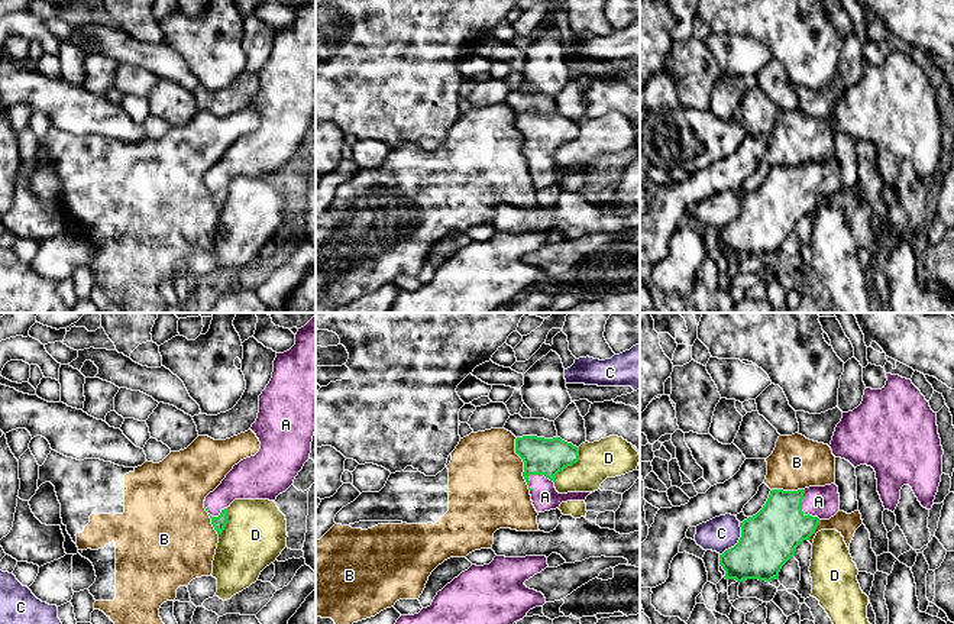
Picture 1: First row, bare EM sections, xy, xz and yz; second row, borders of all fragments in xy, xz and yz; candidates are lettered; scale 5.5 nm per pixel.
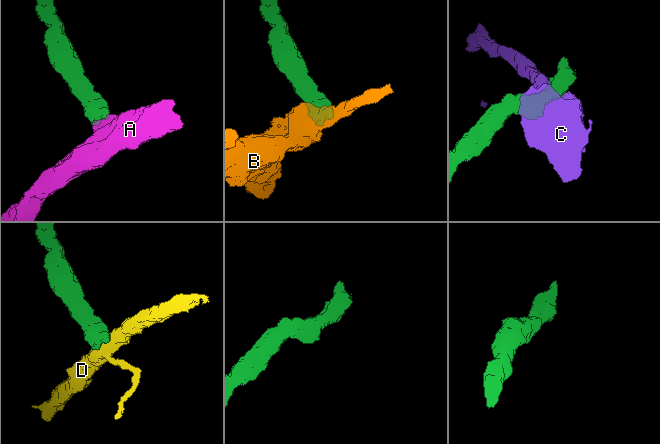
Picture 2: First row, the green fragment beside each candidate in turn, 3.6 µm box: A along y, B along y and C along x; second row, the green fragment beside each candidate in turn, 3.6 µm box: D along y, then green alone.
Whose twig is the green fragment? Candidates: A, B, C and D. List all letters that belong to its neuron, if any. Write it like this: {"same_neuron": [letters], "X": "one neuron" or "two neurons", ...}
{"same_neuron": ["A"], "A": "one neuron", "B": "two neurons", "C": "two neurons", "D": "two neurons"}

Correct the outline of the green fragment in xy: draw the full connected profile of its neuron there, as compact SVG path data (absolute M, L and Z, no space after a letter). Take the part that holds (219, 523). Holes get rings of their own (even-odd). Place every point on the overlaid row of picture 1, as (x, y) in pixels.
M316 316L295 334L295 345L277 353L269 384L259 395L259 413L249 429L261 442L255 456L240 460L221 484L204 499L204 508L217 534L221 534L229 518L229 507L235 499L274 501L292 484L304 463L310 459L316 433Z

